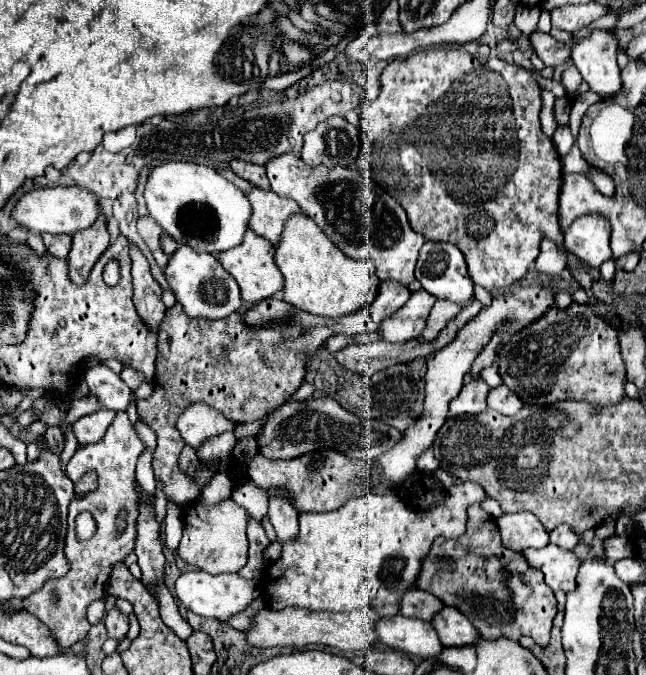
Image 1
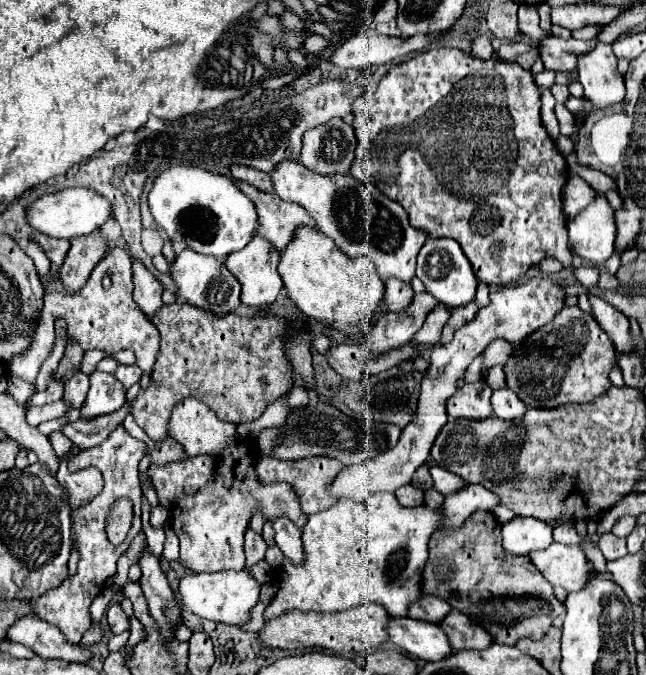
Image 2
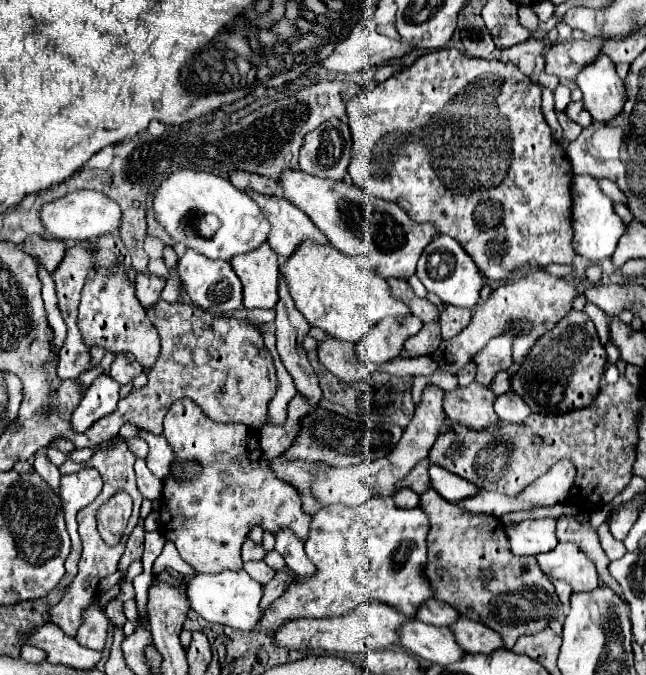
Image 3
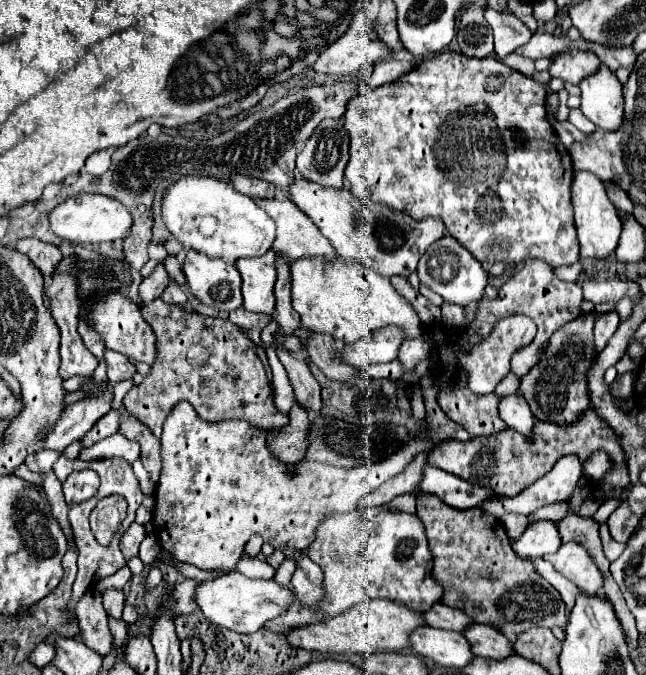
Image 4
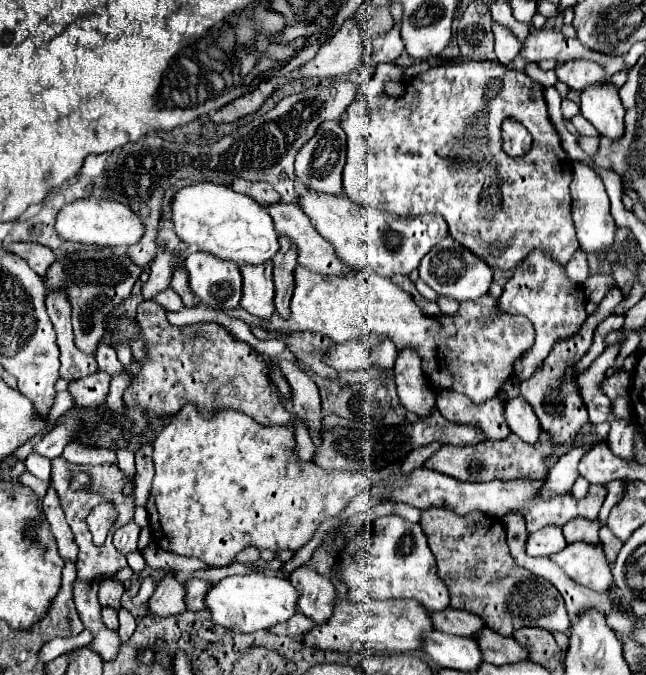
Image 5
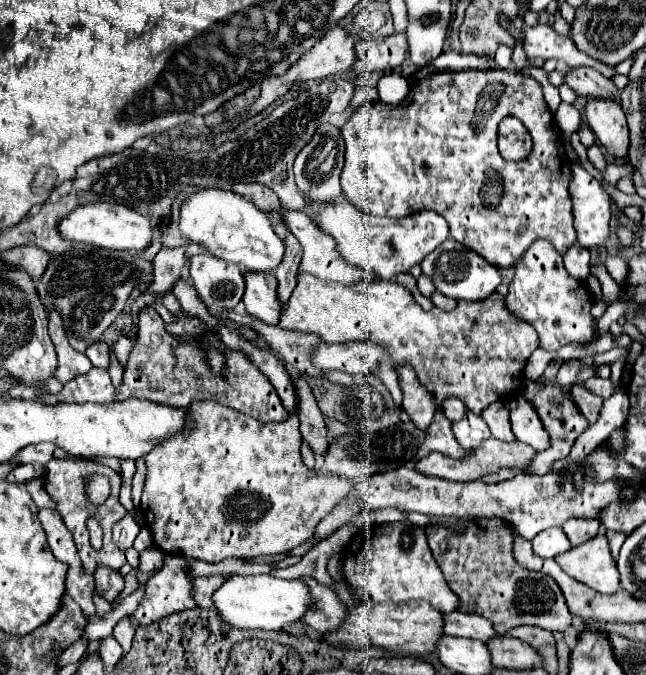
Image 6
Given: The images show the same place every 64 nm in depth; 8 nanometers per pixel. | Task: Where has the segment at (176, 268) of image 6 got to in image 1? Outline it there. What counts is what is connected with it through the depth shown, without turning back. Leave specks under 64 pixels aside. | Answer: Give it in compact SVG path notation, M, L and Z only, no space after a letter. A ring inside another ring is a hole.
M130 242L130 258L132 258L132 278L134 278L134 306L138 316L144 320L150 332L158 332L166 314L166 306L162 304L162 288L152 278L148 260L140 252L136 244Z

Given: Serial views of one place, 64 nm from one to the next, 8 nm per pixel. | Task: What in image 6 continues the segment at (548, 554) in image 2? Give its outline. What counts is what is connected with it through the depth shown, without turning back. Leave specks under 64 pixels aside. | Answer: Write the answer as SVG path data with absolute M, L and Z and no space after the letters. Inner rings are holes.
M601 523L598 538L580 546L572 546L568 552L558 554L554 560L568 576L590 586L592 590L614 594L620 588L620 576L616 572L616 560L610 556L605 533L606 528Z

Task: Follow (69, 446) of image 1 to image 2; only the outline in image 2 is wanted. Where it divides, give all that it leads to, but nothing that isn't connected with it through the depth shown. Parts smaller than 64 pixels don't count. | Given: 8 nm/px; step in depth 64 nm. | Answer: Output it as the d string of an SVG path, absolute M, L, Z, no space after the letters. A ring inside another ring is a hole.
M67 456L59 460L58 474L56 476L70 490L70 508L88 504L102 490L102 474L98 470L92 470L92 468L70 474L67 463Z

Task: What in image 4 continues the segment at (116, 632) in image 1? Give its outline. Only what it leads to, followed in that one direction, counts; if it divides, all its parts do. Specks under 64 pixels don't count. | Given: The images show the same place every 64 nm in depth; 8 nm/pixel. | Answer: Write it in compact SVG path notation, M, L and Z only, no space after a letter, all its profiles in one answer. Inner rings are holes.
M106 590L102 594L104 600L104 610L108 612L108 616L122 620L122 608L124 608L124 594L122 590Z

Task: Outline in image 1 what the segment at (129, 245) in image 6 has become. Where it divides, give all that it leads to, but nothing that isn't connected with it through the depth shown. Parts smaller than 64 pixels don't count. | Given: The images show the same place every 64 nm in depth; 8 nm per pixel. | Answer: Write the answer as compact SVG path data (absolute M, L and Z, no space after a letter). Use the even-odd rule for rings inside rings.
M54 186L54 188L32 188L30 192L26 192L16 206L12 208L12 218L26 226L30 232L36 234L74 234L82 228L88 228L100 214L100 206L98 206L98 198L78 186L72 188L62 188L62 186Z

